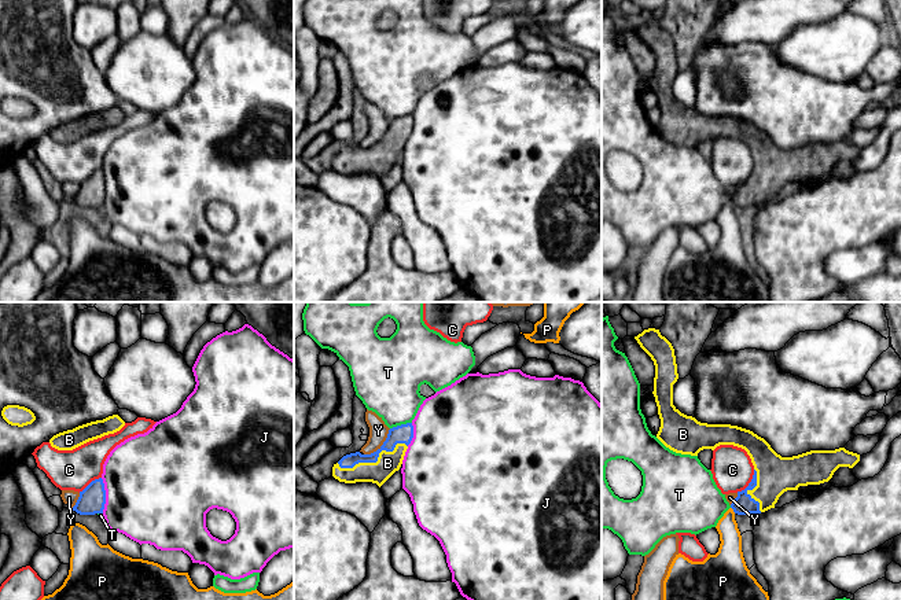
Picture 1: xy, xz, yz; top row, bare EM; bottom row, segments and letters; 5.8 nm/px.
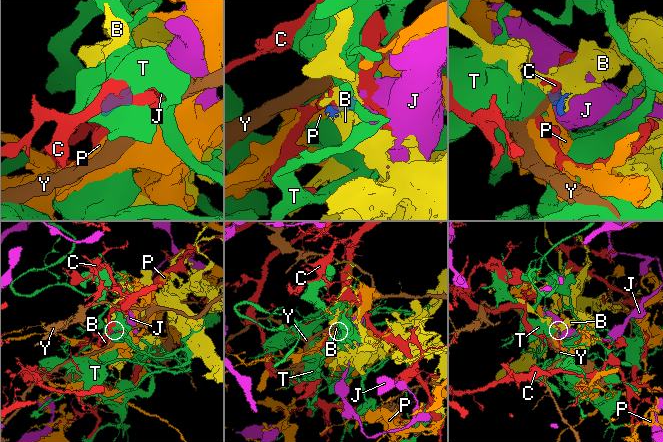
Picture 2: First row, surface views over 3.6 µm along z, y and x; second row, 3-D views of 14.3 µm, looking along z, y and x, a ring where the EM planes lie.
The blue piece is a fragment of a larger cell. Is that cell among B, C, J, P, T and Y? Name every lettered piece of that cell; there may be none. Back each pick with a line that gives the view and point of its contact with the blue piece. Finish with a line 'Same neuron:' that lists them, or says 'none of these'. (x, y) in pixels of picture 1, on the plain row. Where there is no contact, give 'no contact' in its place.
B: contact xz (374, 154)
Same neuron: B

